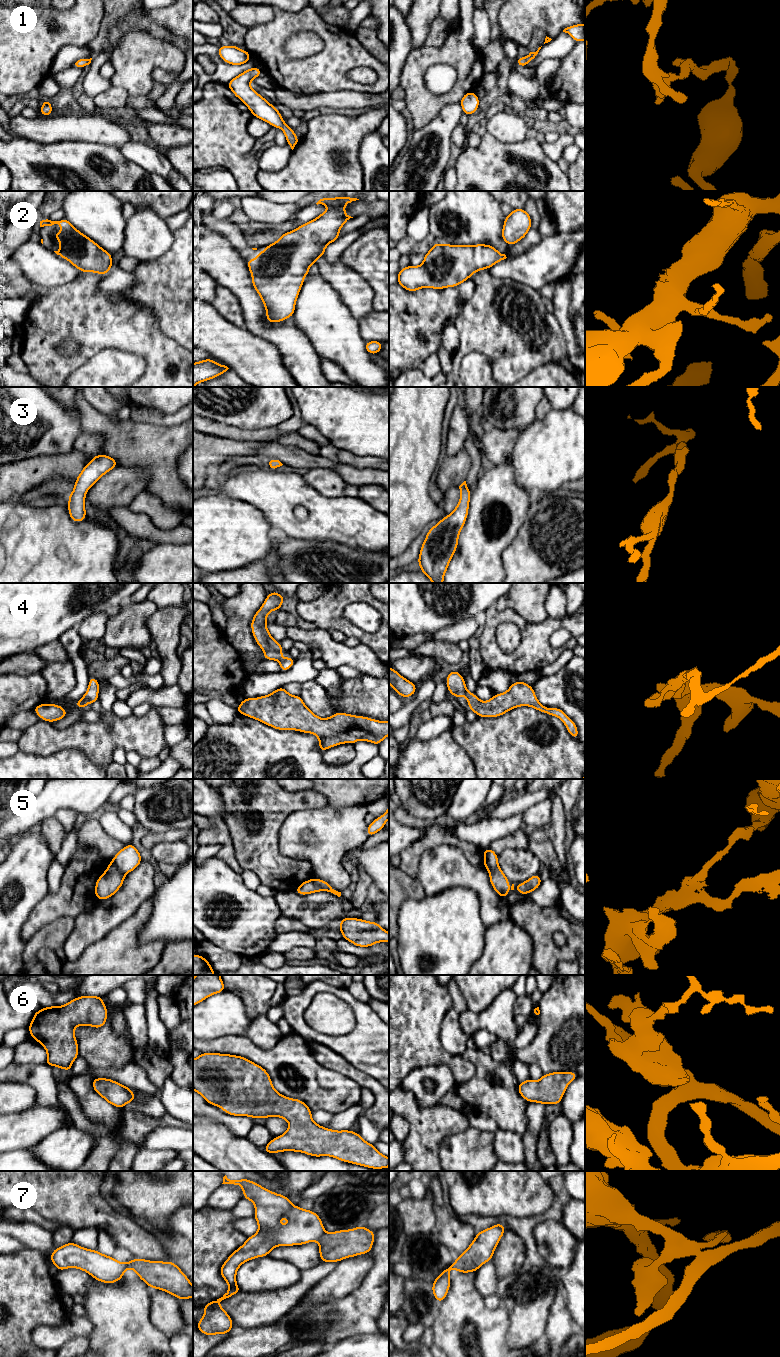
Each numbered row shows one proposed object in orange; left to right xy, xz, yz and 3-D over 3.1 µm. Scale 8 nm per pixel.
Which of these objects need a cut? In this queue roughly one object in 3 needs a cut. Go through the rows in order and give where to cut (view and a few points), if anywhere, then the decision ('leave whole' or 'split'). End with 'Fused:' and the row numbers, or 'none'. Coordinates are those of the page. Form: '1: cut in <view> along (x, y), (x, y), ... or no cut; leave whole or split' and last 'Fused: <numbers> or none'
1: no cut; leave whole
2: no cut; leave whole
3: no cut; leave whole
4: no cut; leave whole
5: cut in xz along (313, 878), (319, 886), (329, 891); split
6: no cut; leave whole
7: cut in xz along (325, 1233), (318, 1240); split
Fused: 5, 7

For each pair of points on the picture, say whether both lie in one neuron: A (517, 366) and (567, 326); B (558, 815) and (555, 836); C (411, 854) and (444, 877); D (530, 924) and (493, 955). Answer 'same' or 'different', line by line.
A: different
B: same
C: different
D: different

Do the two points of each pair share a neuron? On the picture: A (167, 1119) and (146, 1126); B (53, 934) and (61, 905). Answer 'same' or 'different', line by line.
A: same
B: different

